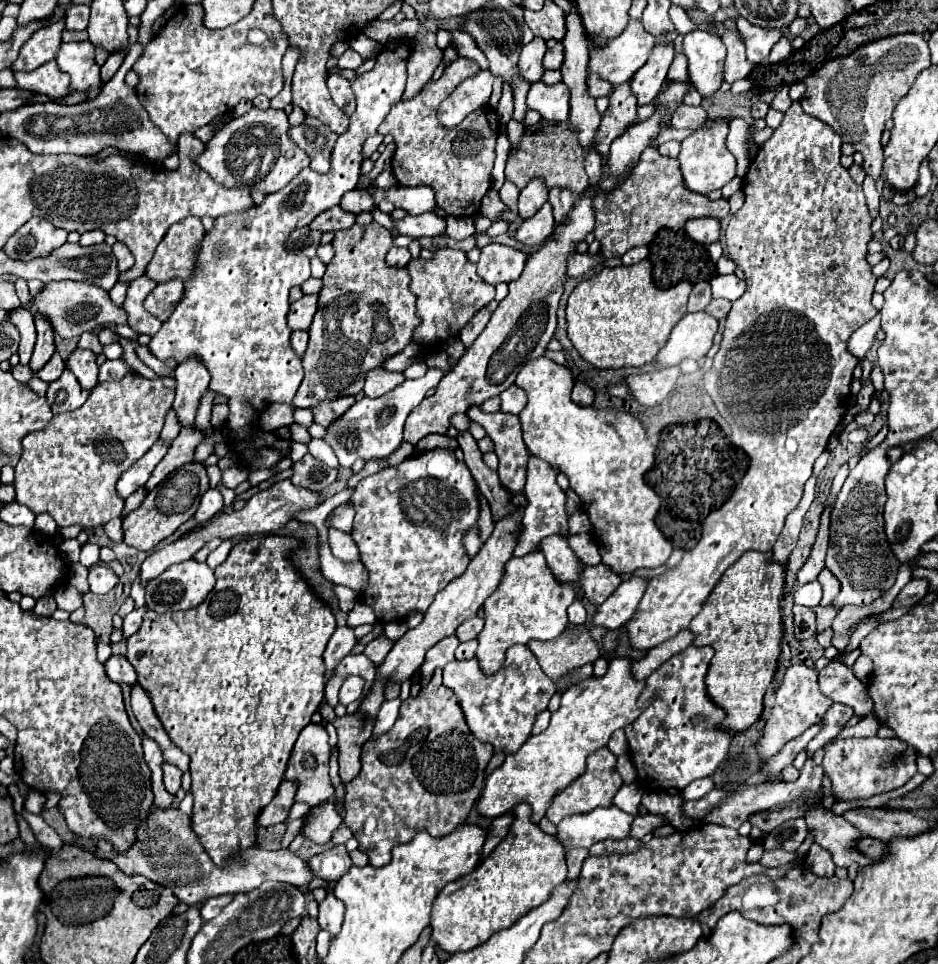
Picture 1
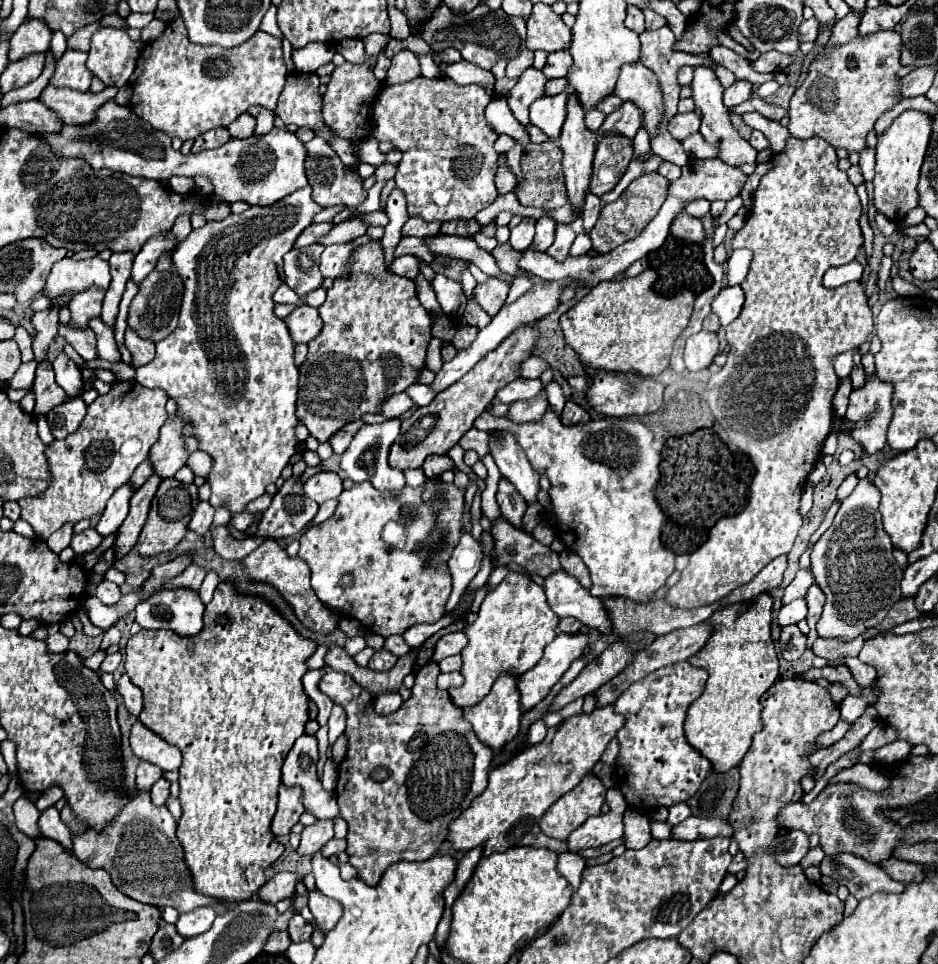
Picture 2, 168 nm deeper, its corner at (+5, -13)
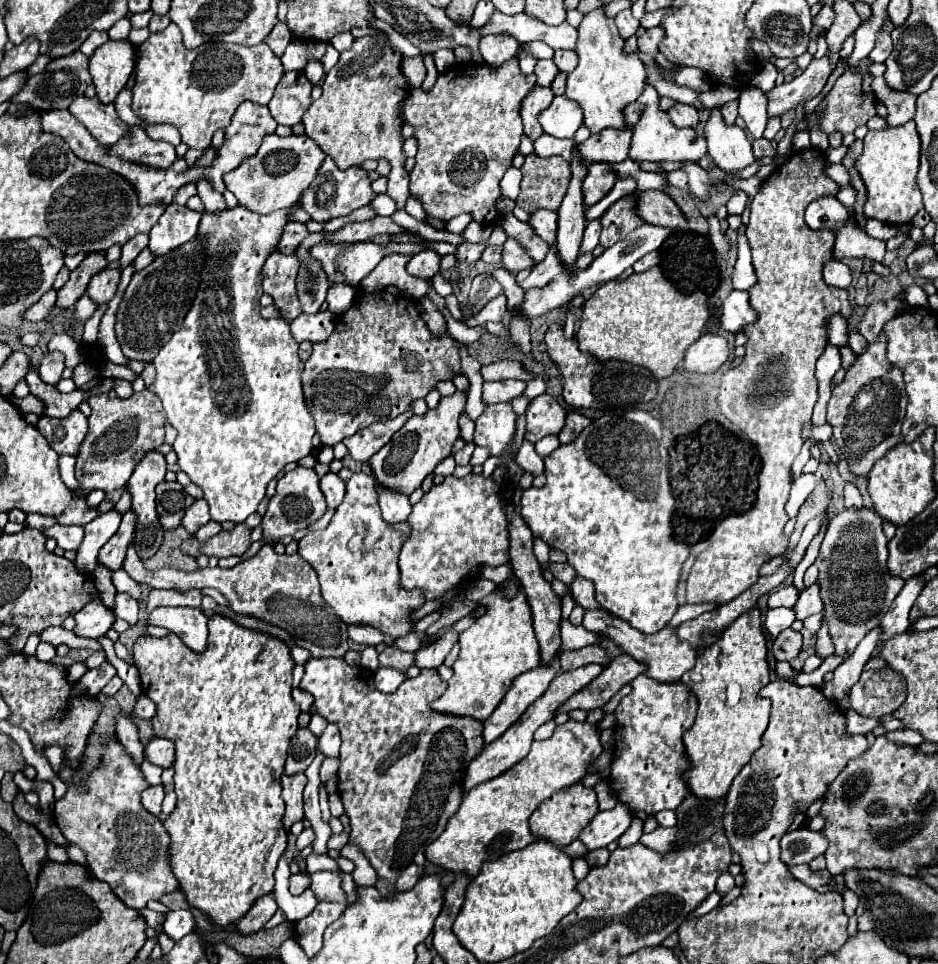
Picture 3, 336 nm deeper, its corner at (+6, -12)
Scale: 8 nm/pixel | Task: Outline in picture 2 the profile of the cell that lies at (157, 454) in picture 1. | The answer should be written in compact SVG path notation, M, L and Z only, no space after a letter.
M125 483L123 487L119 487L113 497L107 501L107 507L97 523L97 531L101 535L109 535L113 531L117 531L121 527L121 523L125 521L127 513L129 513L129 501L131 501L131 495L135 493L135 489L131 487L131 483Z

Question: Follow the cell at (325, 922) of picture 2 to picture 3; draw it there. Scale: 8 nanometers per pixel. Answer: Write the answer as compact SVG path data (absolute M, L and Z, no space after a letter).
M316 872L312 874L312 886L310 886L318 900L326 900L326 902L342 902L346 904L346 894L340 888L340 872Z

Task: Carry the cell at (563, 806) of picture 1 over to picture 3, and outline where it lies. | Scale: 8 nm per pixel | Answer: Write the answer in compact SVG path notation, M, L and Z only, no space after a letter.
M580 782L570 786L570 788L564 788L560 792L556 792L552 798L544 800L536 810L534 814L530 816L530 832L536 836L536 838L544 838L548 842L552 842L554 846L558 848L566 848L572 840L578 838L580 830L584 826L590 824L590 820L598 814L598 802L596 802L596 792L592 788L586 788L582 786Z

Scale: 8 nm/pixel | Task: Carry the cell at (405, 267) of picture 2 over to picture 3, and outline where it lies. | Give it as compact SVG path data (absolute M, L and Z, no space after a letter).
M434 250L418 252L408 262L408 272L418 276L418 278L432 278L432 276L436 276L440 272L440 260L442 260L442 256L436 254Z

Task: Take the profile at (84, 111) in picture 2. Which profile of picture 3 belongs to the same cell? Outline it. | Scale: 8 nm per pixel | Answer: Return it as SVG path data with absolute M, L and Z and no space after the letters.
M82 96L82 98L76 98L68 110L86 126L86 130L94 138L98 138L98 142L106 146L114 146L120 138L130 134L128 124L118 118L114 104L102 106L98 98Z

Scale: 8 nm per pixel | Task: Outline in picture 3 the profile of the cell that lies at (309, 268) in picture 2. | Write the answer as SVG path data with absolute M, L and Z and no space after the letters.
M306 258L298 274L298 298L304 306L306 314L316 314L326 300L326 274L322 274L322 266L314 262L314 258Z

